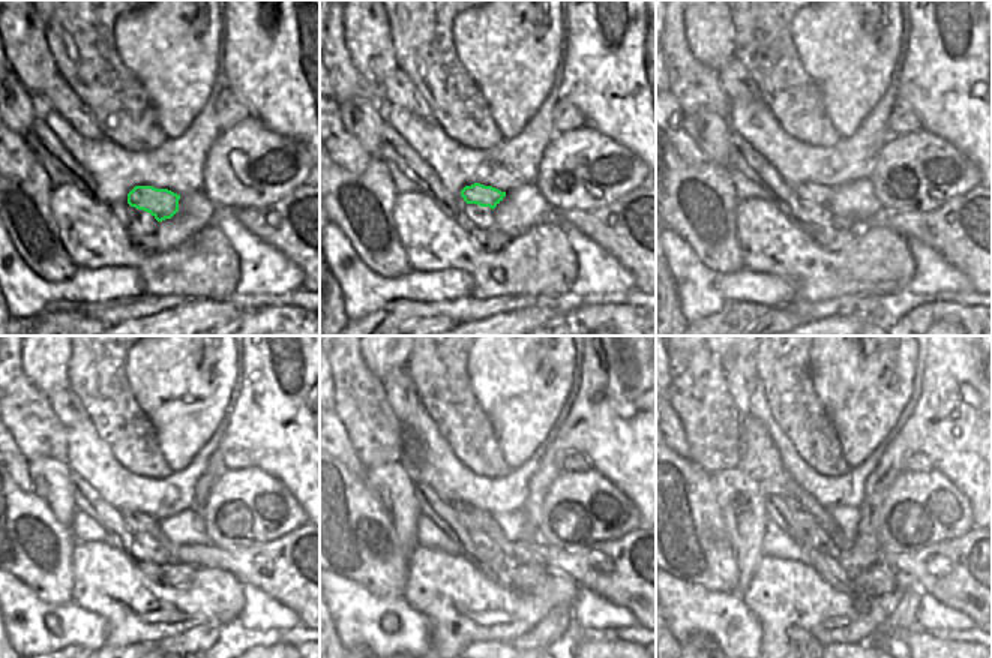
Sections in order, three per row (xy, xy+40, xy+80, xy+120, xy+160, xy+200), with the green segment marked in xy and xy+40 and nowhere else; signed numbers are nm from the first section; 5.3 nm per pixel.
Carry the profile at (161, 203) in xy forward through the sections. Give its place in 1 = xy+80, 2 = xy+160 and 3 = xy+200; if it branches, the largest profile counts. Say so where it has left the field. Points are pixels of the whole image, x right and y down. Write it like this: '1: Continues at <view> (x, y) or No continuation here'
1: Continues at xy+80 (809, 192)
2: Continues at xy+160 (468, 517)
3: Continues at xy+200 (802, 517).

